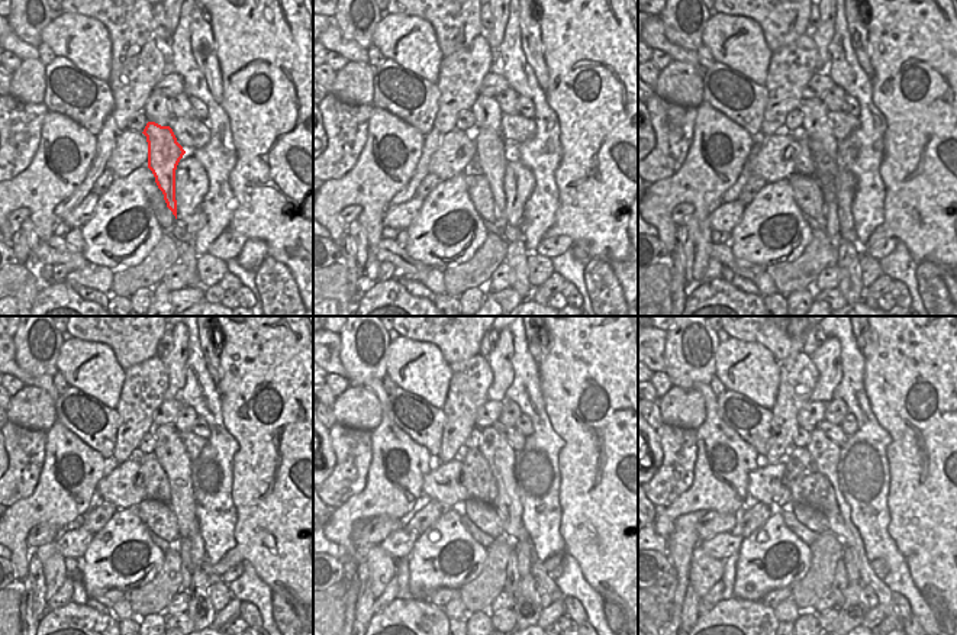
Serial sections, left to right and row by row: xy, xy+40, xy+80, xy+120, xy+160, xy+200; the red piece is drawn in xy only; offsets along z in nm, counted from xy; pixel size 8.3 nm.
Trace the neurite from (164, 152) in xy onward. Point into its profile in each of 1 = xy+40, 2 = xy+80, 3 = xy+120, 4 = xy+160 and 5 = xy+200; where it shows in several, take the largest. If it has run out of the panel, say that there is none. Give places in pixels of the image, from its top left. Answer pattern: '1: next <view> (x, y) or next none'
1: next xy+40 (490, 157)
2: next xy+80 (830, 223)
3: next xy+120 (183, 545)
4: next xy+160 (512, 574)
5: next xy+200 (840, 582)

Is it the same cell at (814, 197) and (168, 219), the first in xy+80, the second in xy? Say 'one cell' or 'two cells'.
one cell

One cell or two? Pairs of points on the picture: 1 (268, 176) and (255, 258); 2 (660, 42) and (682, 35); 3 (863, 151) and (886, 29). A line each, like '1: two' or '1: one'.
1: two
2: two
3: two

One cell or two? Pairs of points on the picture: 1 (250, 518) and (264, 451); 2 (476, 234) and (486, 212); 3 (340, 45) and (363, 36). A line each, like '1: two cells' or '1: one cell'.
1: one cell
2: two cells
3: two cells

